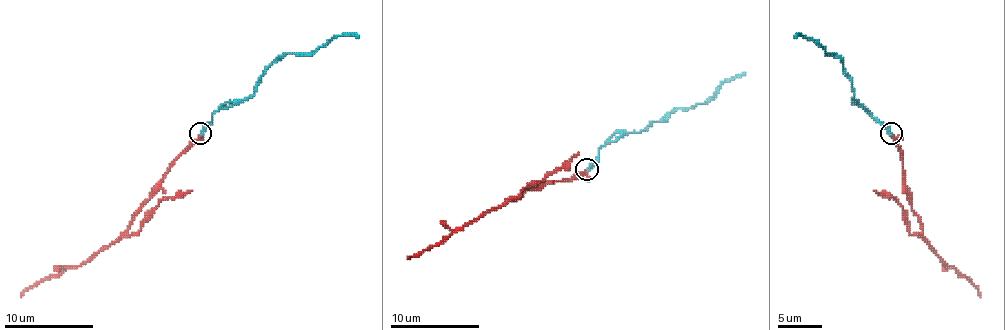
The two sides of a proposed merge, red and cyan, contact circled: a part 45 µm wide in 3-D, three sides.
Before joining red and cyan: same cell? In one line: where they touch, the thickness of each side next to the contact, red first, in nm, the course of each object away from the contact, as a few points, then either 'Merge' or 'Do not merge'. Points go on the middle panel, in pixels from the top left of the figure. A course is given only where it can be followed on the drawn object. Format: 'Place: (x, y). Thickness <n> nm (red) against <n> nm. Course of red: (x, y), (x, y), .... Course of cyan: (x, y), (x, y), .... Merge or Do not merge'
Place: (587, 169). Thickness 140 nm (red) against 320 nm. Course of red: (587, 170), (560, 181), (547, 181), (518, 199), (505, 201), (407, 259). Course of cyan: (587, 170), (603, 146), (645, 130), (671, 112), (702, 103), (725, 81), (745, 72). Do not merge

